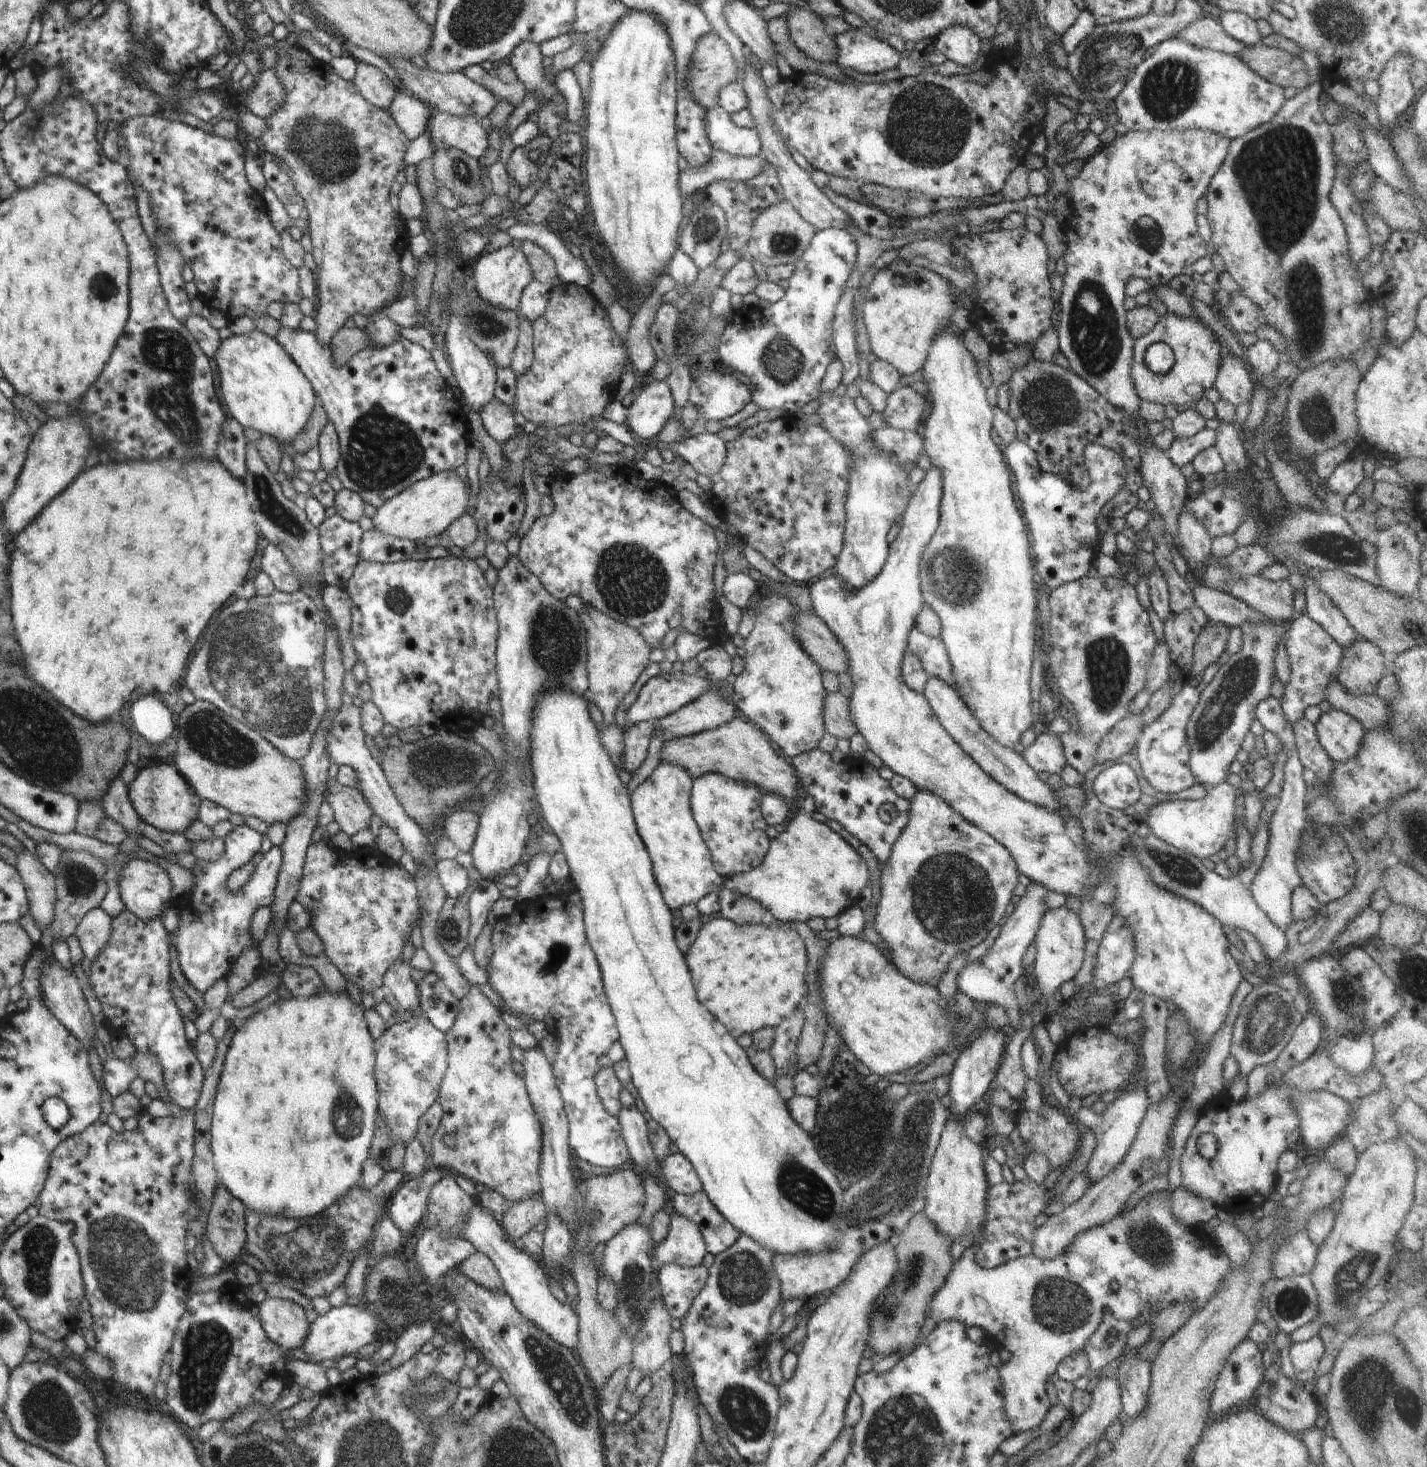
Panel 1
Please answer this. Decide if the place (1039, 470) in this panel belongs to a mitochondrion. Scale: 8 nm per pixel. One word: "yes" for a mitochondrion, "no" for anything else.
no

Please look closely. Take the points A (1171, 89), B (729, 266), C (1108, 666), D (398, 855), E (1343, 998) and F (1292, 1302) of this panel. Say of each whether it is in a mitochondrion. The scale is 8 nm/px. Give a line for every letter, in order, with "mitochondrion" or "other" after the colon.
A: mitochondrion
B: other
C: mitochondrion
D: other
E: mitochondrion
F: mitochondrion

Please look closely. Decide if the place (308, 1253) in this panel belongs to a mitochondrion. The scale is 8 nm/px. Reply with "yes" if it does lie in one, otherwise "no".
yes

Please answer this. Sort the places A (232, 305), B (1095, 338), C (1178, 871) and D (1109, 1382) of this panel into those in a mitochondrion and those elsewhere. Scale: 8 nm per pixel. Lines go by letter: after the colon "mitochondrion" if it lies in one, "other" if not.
A: other
B: mitochondrion
C: mitochondrion
D: other

